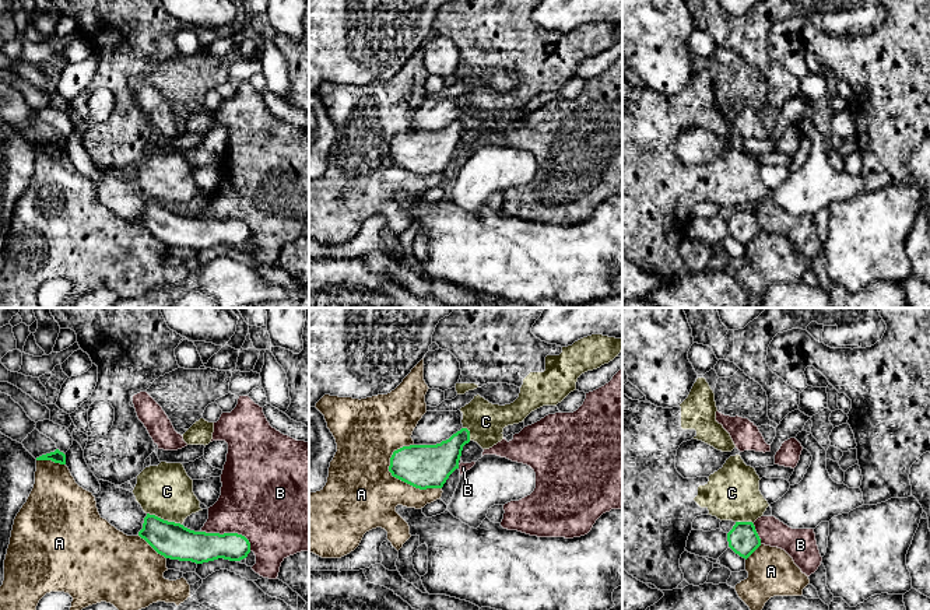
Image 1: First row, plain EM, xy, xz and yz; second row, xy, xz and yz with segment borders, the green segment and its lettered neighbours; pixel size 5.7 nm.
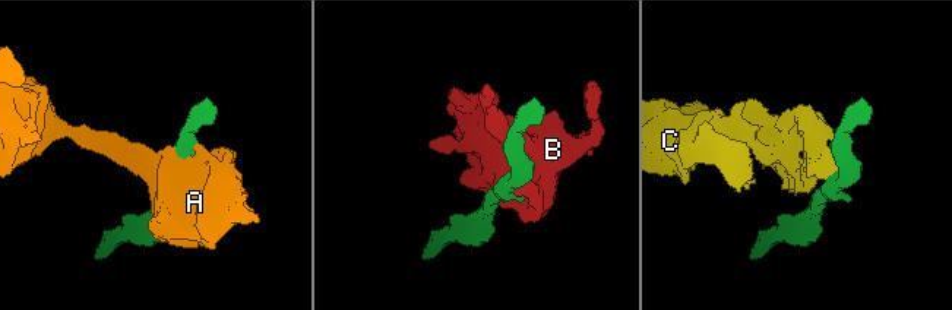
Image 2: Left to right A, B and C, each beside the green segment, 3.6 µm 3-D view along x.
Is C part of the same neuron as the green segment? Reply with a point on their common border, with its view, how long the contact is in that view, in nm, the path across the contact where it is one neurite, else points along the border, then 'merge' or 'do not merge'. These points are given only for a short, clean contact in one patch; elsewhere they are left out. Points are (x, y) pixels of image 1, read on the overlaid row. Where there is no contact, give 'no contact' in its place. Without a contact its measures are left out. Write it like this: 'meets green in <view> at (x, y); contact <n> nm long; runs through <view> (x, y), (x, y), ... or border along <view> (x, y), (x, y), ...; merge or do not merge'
meets green in xy at (162, 519); contact 220 nm long; border along xy (147, 512), (181, 525); do not merge

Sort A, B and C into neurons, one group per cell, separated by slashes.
A / B / C

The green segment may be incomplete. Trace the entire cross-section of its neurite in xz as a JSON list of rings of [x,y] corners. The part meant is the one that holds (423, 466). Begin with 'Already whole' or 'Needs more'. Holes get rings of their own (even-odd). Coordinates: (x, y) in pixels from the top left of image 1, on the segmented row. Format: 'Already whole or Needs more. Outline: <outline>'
Already whole. Outline: [[[462,428],[436,445],[410,445],[393,452],[389,471],[393,477],[420,490],[442,488],[459,469],[463,446],[470,442],[470,431]]]

